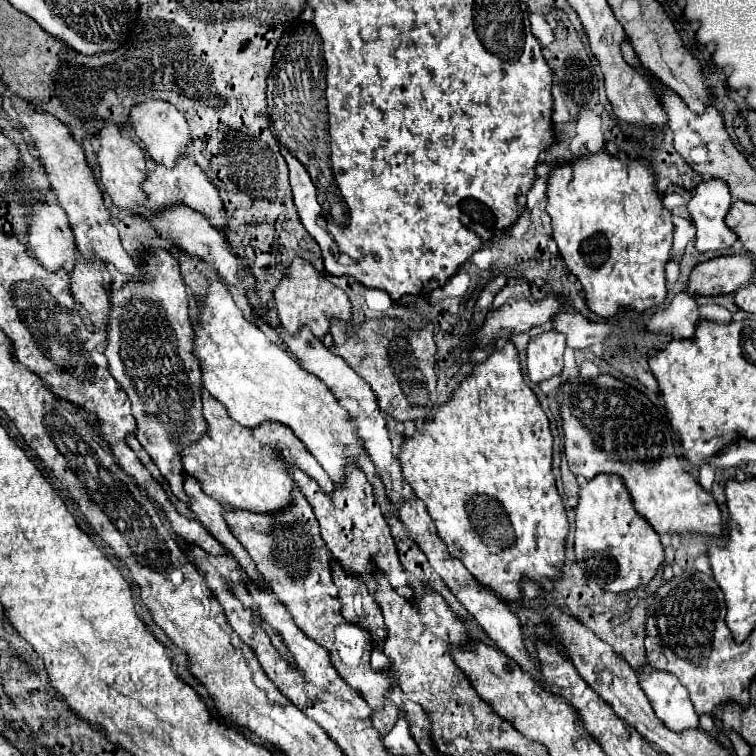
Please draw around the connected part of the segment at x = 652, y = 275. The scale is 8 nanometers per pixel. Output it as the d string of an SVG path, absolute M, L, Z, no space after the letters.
M595 153L587 159L555 167L547 187L547 215L551 217L553 239L569 271L579 279L585 291L587 307L599 317L613 317L619 309L631 307L637 313L657 307L667 297L665 265L671 259L673 223L671 213L655 193L653 171L649 165L629 159L621 161L609 153Z

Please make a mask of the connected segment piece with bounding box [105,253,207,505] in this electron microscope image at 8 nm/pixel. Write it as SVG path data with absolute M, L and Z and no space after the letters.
M157 253L143 261L145 279L125 281L111 289L111 317L107 331L107 359L111 375L123 385L137 421L137 439L143 449L151 455L161 475L169 481L173 495L189 505L189 497L183 491L183 463L181 445L195 443L201 433L207 431L207 421L201 413L201 365L193 355L195 331L189 317L189 293L179 273L179 261L171 253Z

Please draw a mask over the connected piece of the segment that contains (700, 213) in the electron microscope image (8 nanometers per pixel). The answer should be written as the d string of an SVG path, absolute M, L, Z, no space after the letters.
M703 179L693 191L687 209L697 227L695 247L705 251L723 251L729 249L737 235L727 227L725 215L731 207L729 187L723 179Z

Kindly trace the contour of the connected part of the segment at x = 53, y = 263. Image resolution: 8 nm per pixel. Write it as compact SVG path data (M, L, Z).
M45 201L43 205L29 203L25 207L31 213L31 225L29 225L27 239L29 239L29 245L31 245L37 261L47 271L57 271L57 269L71 271L75 265L75 259L79 257L79 251L77 251L75 237L73 237L73 231L69 227L69 221L67 221L67 213L57 205L57 201Z

